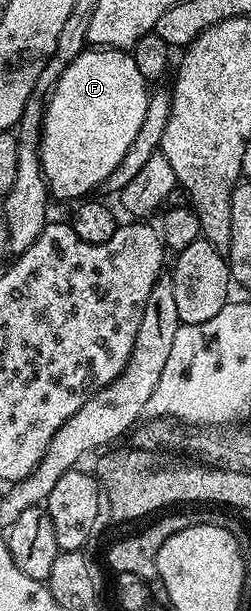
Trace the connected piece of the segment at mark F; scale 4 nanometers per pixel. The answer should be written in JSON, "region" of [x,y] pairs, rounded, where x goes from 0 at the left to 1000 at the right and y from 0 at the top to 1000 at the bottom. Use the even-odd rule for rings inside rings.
{"region":[[[458,77],[343,80],[279,100],[187,157],[175,198],[159,203],[159,268],[191,298],[191,318],[211,327],[319,329],[363,321],[378,306],[410,308],[438,283],[454,283],[486,257],[502,257],[502,244],[518,244],[534,224],[550,224],[550,211],[566,211],[594,154],[594,137],[566,126],[538,88],[506,82]]]}

